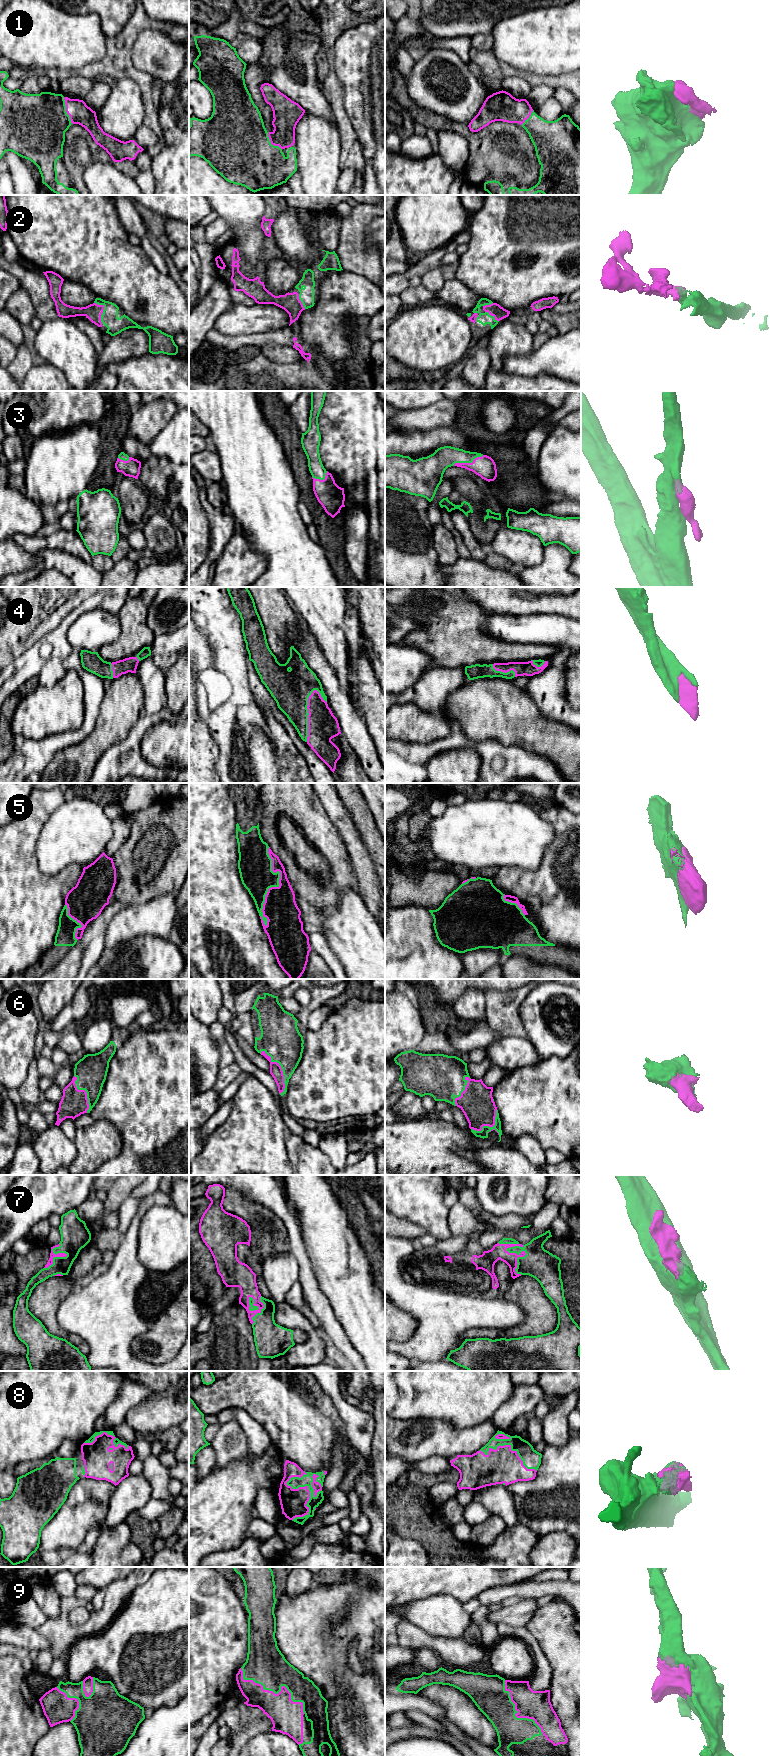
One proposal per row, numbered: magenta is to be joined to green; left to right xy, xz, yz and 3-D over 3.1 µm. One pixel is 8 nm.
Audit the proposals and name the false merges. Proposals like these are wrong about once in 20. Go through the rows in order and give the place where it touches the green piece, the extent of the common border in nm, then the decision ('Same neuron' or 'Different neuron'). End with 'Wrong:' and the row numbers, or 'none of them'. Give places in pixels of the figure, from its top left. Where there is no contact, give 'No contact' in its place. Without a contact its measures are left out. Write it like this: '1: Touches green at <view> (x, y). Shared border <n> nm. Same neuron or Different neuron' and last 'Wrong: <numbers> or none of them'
1: Touches green at xy (65, 110). Shared border 220 nm. Same neuron
2: Touches green at xy (103, 310). Shared border 190 nm. Same neuron
3: Touches green at yz (468, 462). Shared border 260 nm. Same neuron
4: Touches green at xz (308, 714). Shared border 440 nm. Same neuron
5: Touches green at xz (276, 886). Shared border 650 nm. Same neuron
6: Touches green at xz (282, 1070). Shared border 380 nm. Same neuron
7: Touches green at yz (511, 1252). Shared border 320 nm. Same neuron
8: Touches green at xz (308, 1487). Shared border 420 nm. Same neuron
9: Touches green at xz (276, 1693). Shared border 650 nm. Same neuron
Wrong: none of them

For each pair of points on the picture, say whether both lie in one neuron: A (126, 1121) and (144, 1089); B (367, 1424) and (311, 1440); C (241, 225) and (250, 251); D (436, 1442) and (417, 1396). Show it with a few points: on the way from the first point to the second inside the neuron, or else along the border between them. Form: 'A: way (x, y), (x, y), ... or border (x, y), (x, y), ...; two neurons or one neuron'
A: way (134, 1113), (144, 1103), (144, 1097); one neuron
B: border (336, 1408), (343, 1422), (345, 1436), (353, 1448); two neurons
C: way (247, 231), (250, 245); one neuron
D: border (403, 1419), (438, 1418), (449, 1423); two neurons

